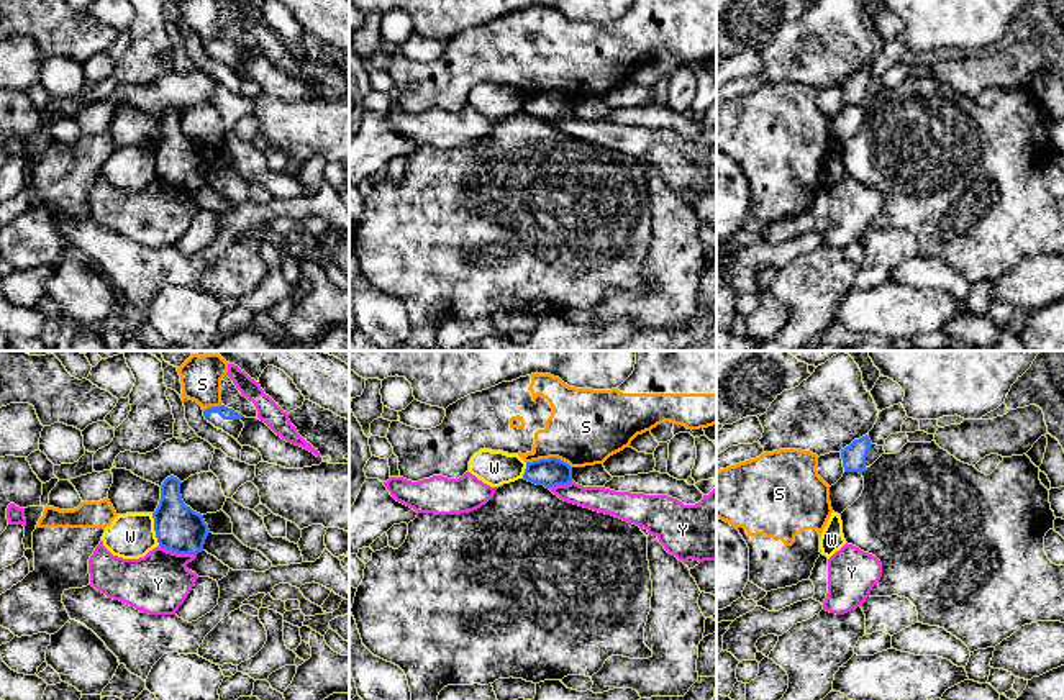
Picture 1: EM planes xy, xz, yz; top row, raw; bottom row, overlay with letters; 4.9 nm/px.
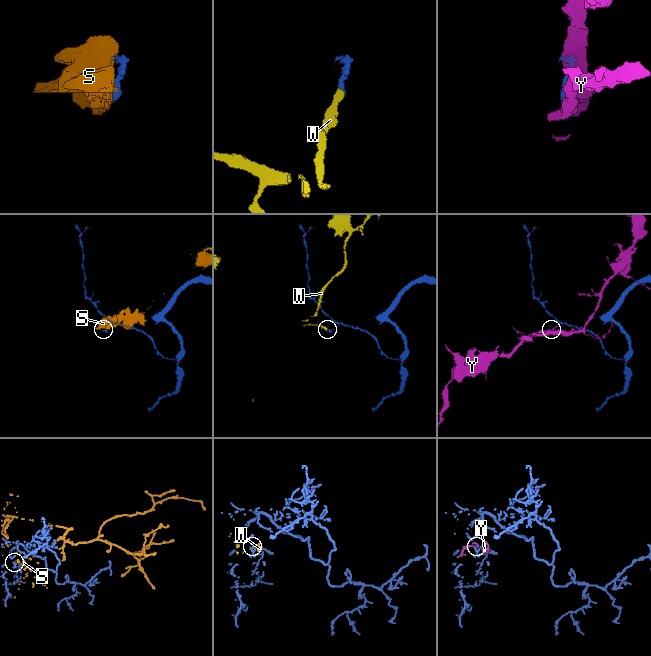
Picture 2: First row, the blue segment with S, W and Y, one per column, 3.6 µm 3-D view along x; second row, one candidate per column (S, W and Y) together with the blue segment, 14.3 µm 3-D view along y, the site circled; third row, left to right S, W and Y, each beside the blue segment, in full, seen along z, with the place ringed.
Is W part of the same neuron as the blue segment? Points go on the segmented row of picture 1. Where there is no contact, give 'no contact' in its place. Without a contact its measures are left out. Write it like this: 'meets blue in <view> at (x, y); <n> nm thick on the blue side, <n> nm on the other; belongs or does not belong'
meets blue in xy at (154, 530); 220 nm thick on the blue side, 220 nm on the other; does not belong

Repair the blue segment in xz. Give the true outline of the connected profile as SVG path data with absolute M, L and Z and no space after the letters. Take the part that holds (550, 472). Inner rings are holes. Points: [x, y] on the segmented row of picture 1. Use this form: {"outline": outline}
{"outline": "M557 457L526 462L523 479L544 487L567 485L574 482L572 467Z"}

